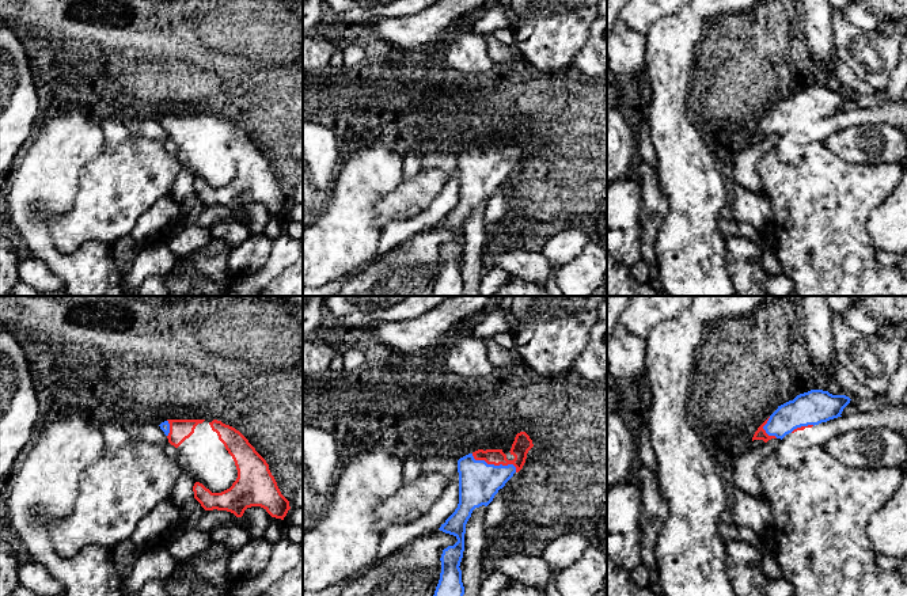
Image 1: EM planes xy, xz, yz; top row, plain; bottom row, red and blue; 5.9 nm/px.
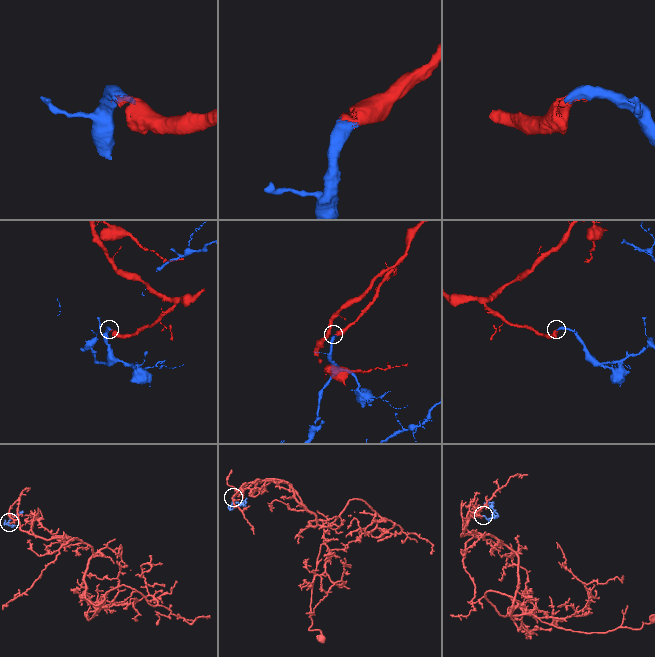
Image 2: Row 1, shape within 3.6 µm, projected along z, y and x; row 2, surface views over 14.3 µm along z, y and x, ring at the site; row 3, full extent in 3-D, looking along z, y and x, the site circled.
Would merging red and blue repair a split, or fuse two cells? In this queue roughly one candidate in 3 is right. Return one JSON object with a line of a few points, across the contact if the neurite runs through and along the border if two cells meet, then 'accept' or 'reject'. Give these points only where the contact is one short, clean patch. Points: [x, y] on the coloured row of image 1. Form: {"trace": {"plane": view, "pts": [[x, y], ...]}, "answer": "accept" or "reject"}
{"answer": "accept"}

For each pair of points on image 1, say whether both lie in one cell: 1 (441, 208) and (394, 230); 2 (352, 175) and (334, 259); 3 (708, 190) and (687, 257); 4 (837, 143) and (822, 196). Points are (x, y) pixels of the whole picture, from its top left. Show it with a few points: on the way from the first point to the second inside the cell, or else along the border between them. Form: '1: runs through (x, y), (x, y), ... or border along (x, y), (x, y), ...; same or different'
1: runs through (429, 217), (406, 228); same
2: runs through (352, 196), (348, 230), (341, 239); same
3: runs through (694, 207), (690, 240); same
4: border along (824, 143), (838, 156), (864, 164); different

